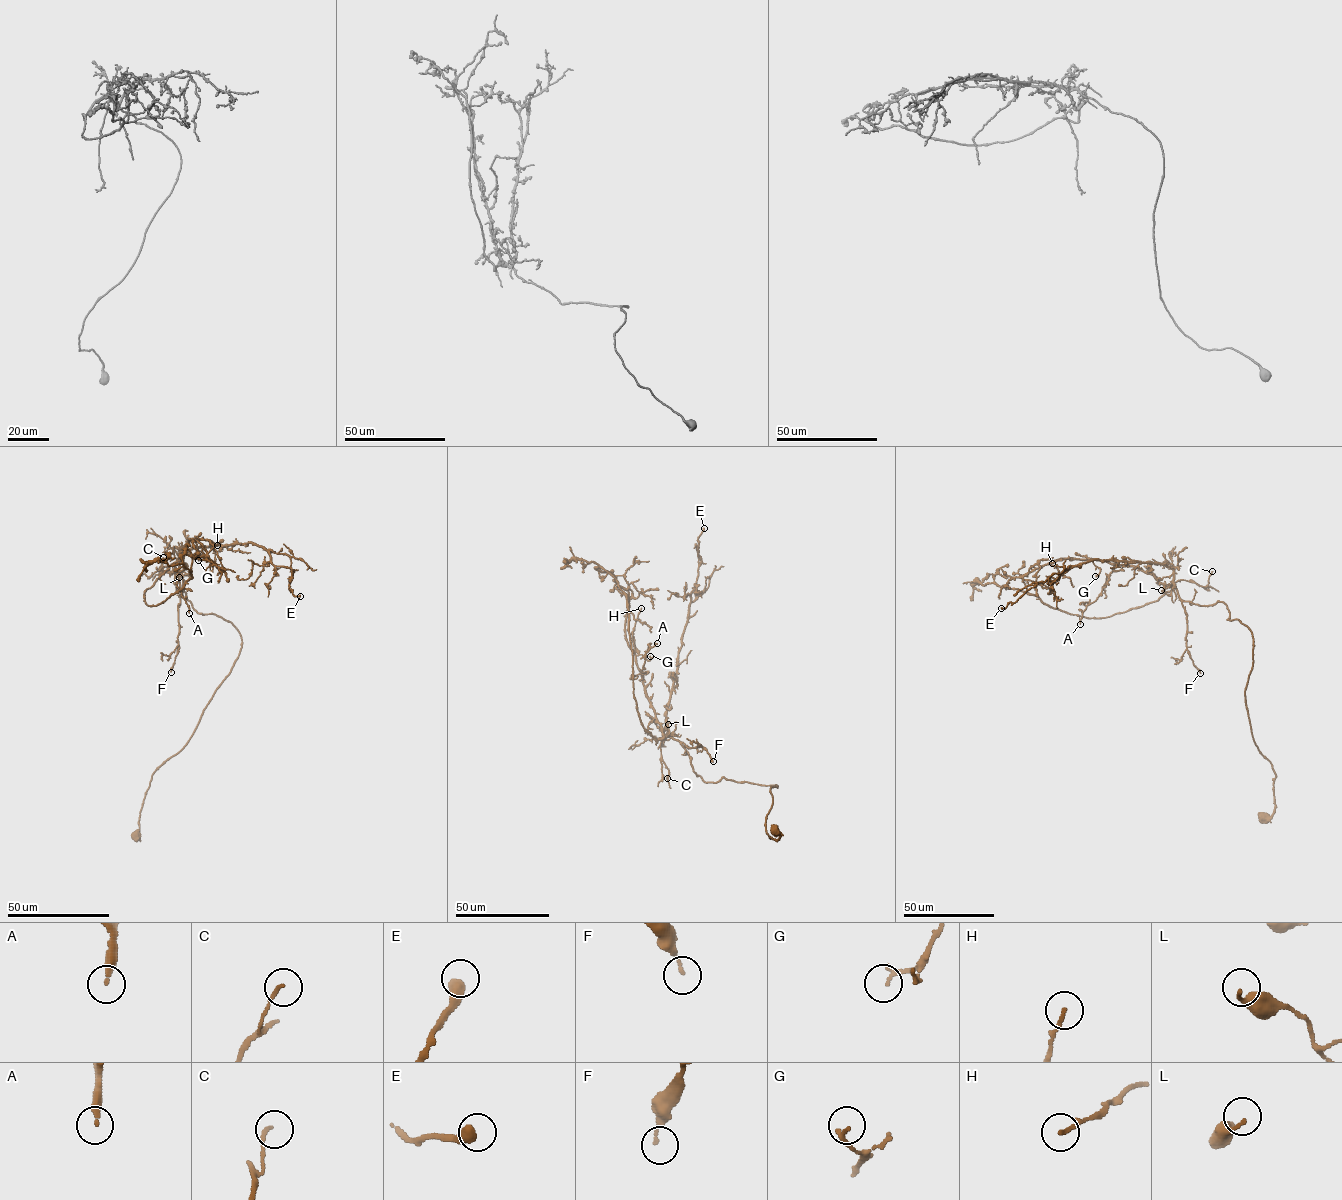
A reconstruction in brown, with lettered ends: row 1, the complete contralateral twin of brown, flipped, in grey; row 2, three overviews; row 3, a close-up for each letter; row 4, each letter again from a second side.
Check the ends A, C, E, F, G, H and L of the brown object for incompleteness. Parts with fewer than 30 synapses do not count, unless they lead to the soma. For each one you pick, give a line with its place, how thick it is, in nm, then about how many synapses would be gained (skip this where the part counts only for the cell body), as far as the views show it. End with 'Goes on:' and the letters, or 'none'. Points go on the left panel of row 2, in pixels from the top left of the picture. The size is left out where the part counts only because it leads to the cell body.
Goes on: none

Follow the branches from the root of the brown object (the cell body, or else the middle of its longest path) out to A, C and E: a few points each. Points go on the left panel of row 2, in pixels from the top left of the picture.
A: (135, 835), (152, 774), (241, 647), (231, 622), (179, 596), (185, 547), (189, 613)
C: (135, 835), (152, 774), (186, 744), (241, 647), (231, 622), (179, 596), (178, 569), (159, 574), (163, 557)
E: (135, 835), (152, 774), (241, 647), (231, 622), (179, 596), (180, 555), (257, 544), (300, 596)

